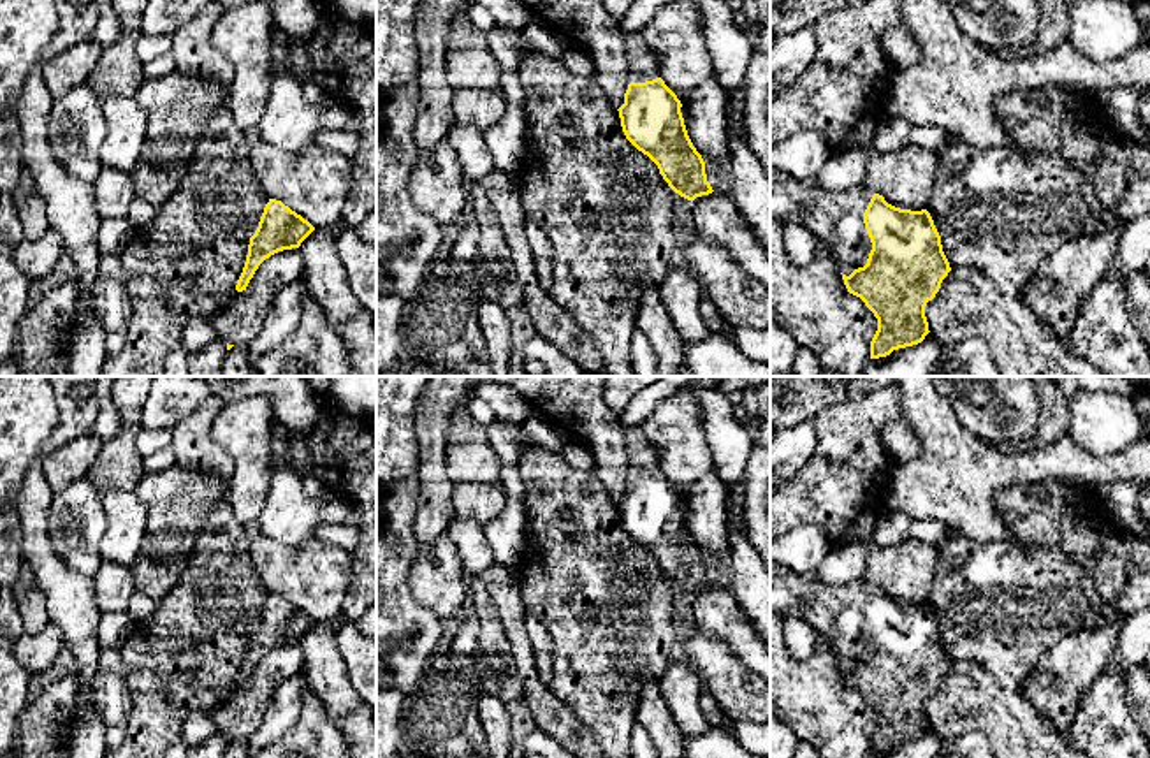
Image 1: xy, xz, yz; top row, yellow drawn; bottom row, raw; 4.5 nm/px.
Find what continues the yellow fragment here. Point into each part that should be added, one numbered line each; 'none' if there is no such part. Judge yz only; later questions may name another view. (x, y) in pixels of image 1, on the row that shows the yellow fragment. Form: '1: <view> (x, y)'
1: yz (837, 217)

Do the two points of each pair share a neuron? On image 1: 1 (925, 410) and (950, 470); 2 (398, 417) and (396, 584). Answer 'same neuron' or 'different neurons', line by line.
1: same neuron
2: same neuron

